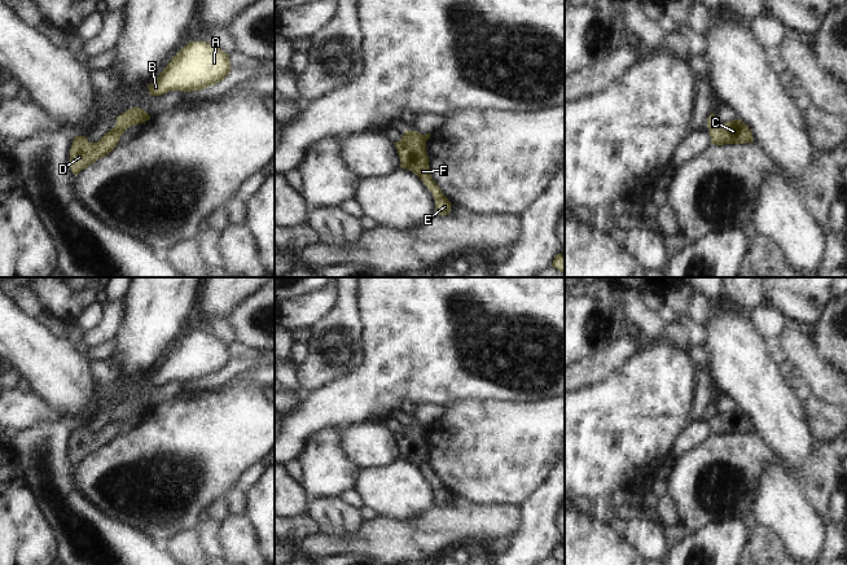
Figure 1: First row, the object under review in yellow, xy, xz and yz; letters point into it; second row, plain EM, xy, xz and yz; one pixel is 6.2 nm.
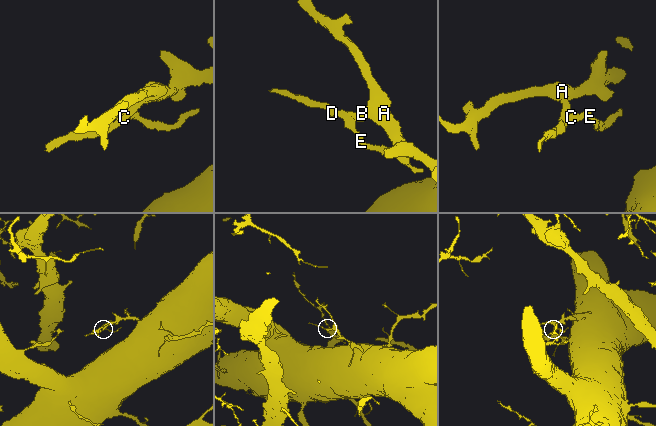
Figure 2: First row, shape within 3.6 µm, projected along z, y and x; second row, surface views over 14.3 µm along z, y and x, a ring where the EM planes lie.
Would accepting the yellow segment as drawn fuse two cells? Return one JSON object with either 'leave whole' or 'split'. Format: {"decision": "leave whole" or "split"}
{"decision": "split"}

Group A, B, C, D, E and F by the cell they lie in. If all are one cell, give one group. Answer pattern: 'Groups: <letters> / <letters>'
Groups: A B / C D E F

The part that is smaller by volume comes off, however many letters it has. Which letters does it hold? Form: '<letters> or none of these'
C, D, E, F

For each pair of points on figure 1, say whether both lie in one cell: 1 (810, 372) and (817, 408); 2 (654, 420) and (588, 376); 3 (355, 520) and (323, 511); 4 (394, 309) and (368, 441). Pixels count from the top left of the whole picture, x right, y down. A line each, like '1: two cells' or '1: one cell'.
1: two cells
2: two cells
3: one cell
4: two cells

